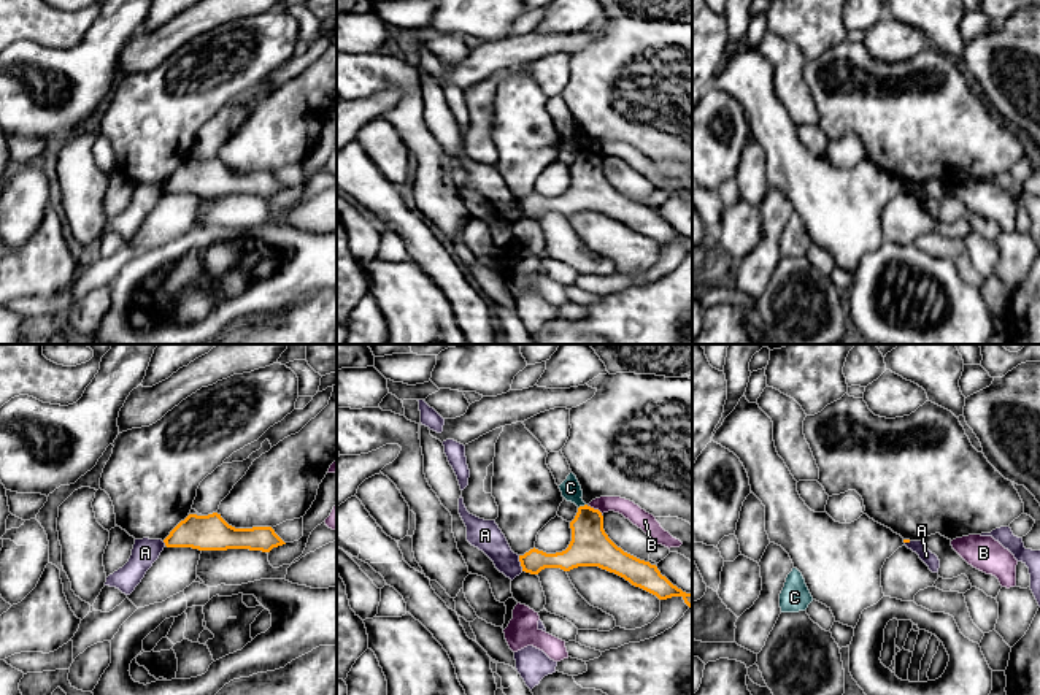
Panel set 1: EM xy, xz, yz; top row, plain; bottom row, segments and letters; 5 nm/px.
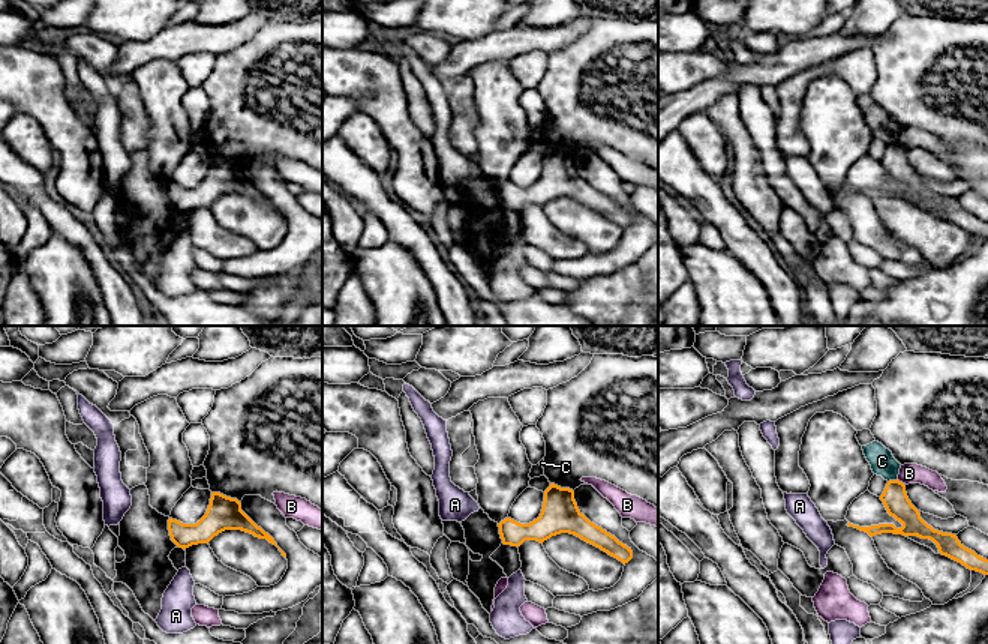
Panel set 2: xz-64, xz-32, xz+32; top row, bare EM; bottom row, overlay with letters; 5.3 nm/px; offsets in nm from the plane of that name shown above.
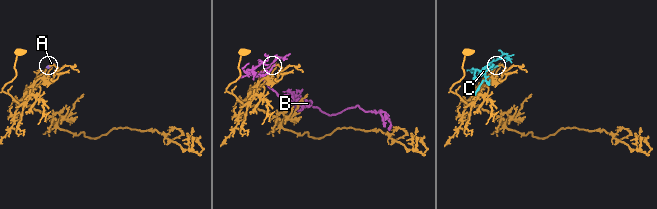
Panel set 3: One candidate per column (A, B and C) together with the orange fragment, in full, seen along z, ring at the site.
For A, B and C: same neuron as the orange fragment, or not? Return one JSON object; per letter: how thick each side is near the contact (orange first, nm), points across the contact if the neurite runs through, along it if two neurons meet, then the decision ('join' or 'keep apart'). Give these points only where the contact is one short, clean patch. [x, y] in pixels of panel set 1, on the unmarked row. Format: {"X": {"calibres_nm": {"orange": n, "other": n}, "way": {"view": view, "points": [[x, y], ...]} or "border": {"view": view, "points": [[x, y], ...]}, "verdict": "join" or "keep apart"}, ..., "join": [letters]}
{"A": {"calibres_nm": {"orange": 120, "other": 150}, "border": {"view": "xz", "points": [[518, 200], [523, 215]]}, "verdict": "keep apart"}, "B": {"calibres_nm": {"orange": 200, "other": 90}, "border": {"view": "xz", "points": [[589, 149], [602, 157]]}, "verdict": "keep apart"}, "C": {"calibres_nm": {"orange": 200, "other": 100}, "border": {"view": "xz", "points": [[585, 148], [578, 153]]}, "verdict": "keep apart"}, "join": []}

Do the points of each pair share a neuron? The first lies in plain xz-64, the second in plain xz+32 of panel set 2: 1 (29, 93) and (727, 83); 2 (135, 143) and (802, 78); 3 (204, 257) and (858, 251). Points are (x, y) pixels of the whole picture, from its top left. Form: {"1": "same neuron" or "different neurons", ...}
{"1": "different neurons", "2": "same neuron", "3": "same neuron"}

